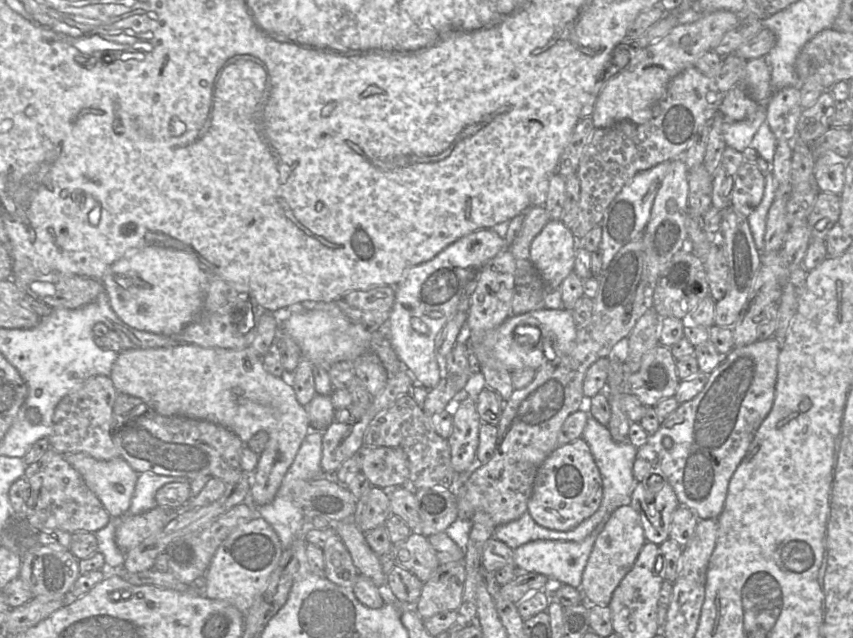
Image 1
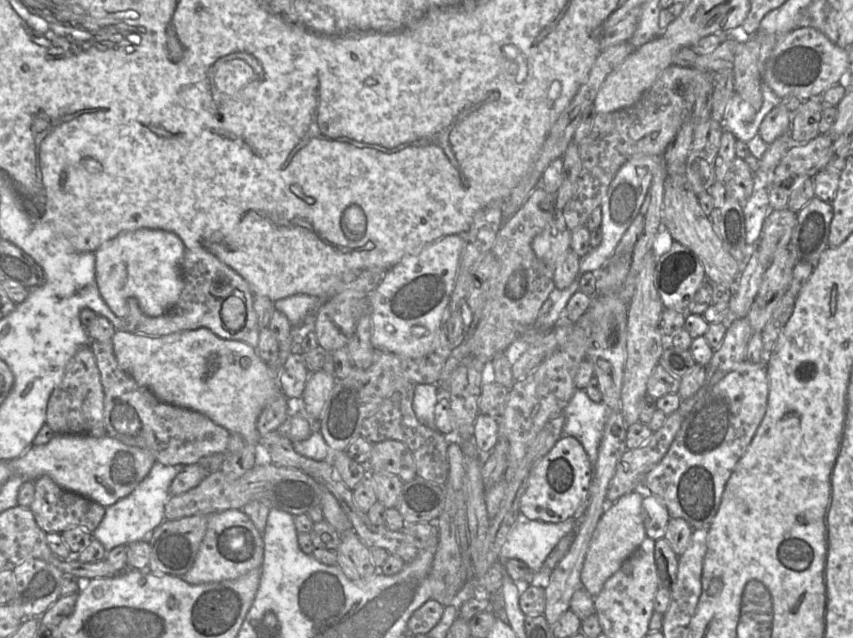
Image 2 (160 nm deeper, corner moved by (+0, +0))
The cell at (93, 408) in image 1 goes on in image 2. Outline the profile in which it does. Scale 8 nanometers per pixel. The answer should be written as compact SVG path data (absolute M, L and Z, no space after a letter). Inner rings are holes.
M89 346L81 347L67 364L61 382L49 398L46 423L55 434L85 435L94 438L106 435L100 371Z

